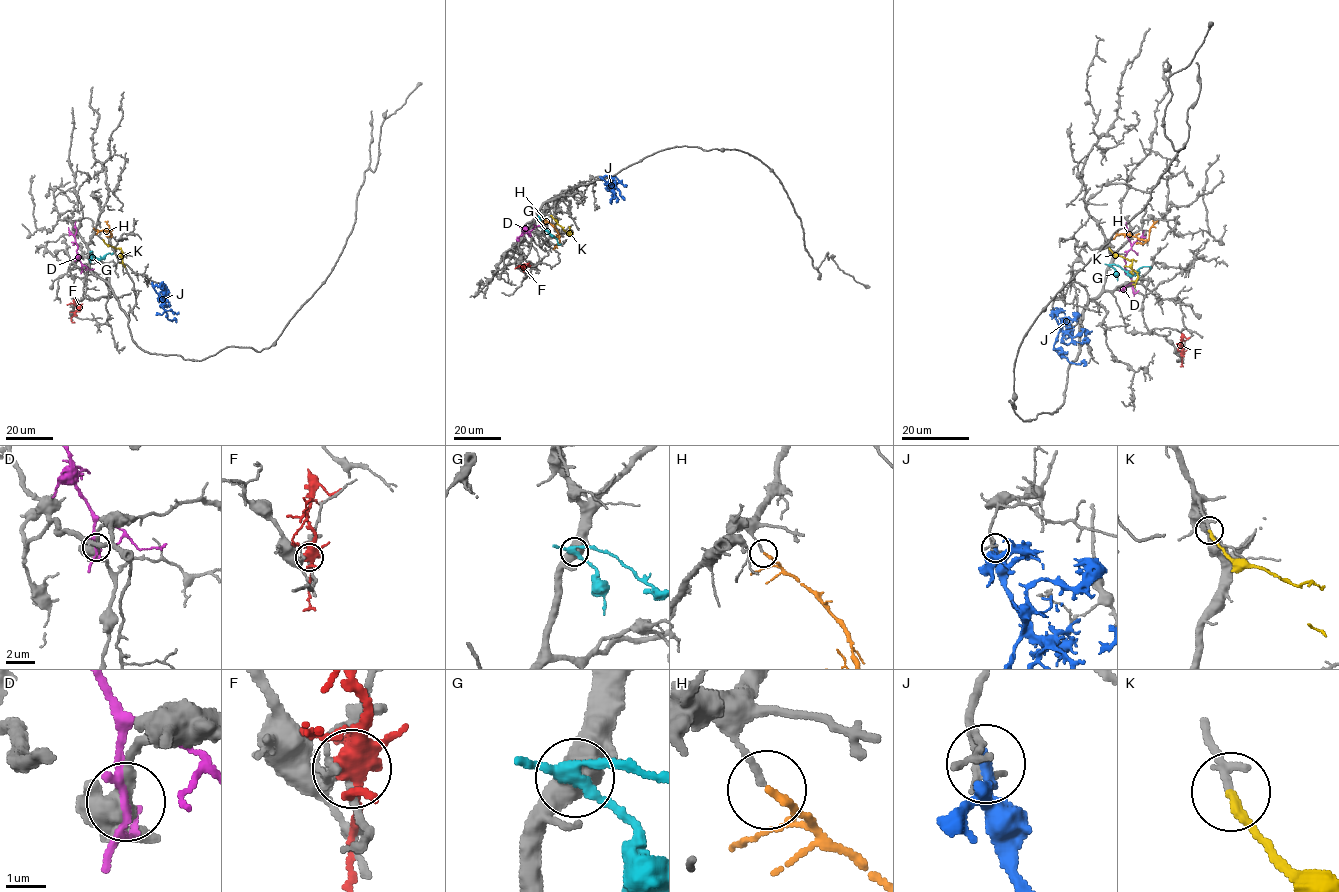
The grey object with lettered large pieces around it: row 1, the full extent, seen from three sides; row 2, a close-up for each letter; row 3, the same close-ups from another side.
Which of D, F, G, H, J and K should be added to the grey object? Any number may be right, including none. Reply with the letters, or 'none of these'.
H, K

